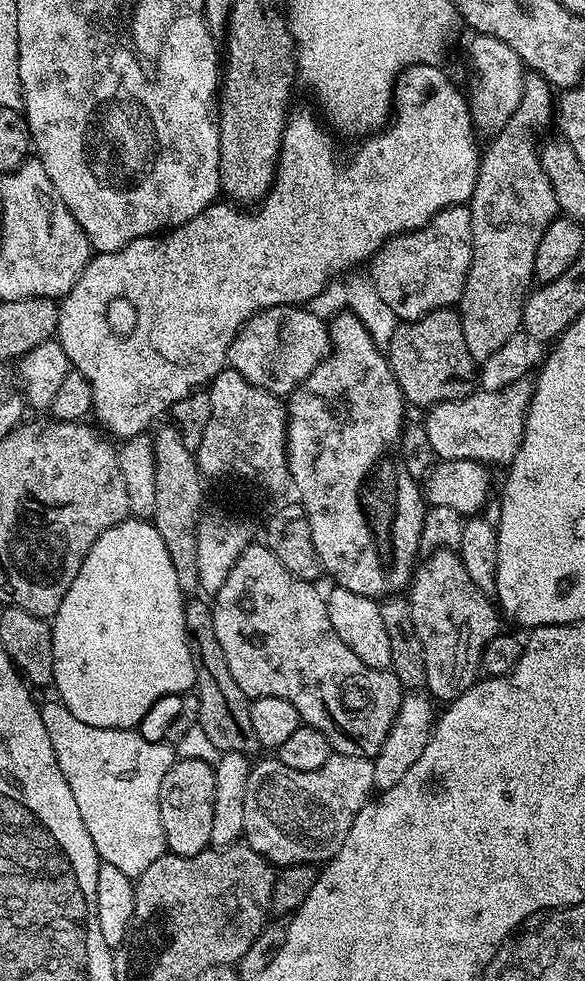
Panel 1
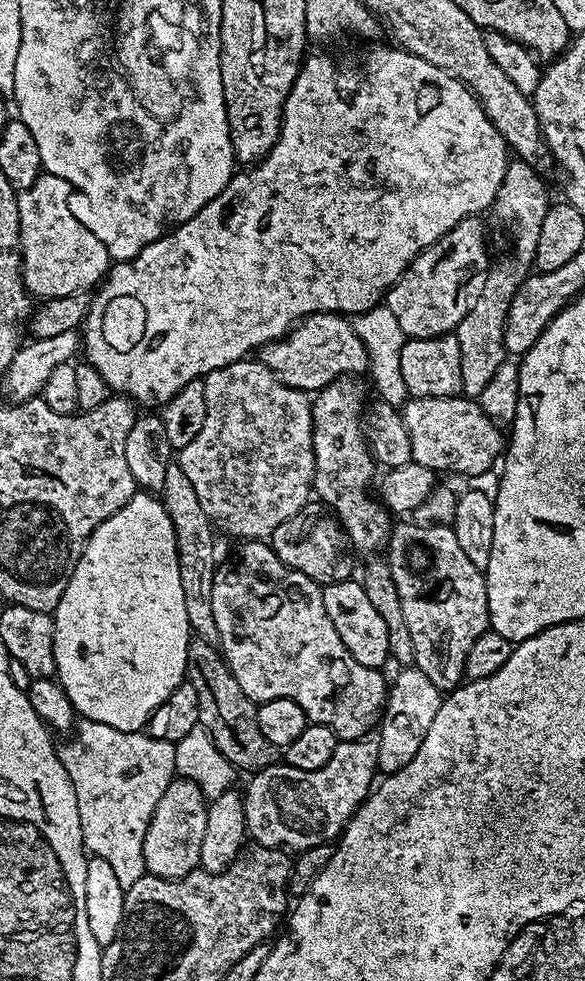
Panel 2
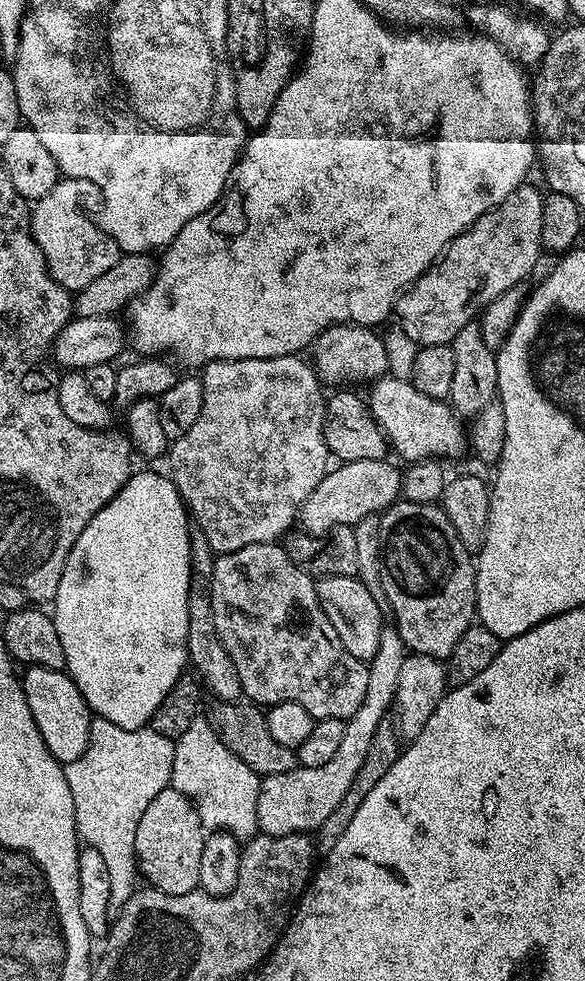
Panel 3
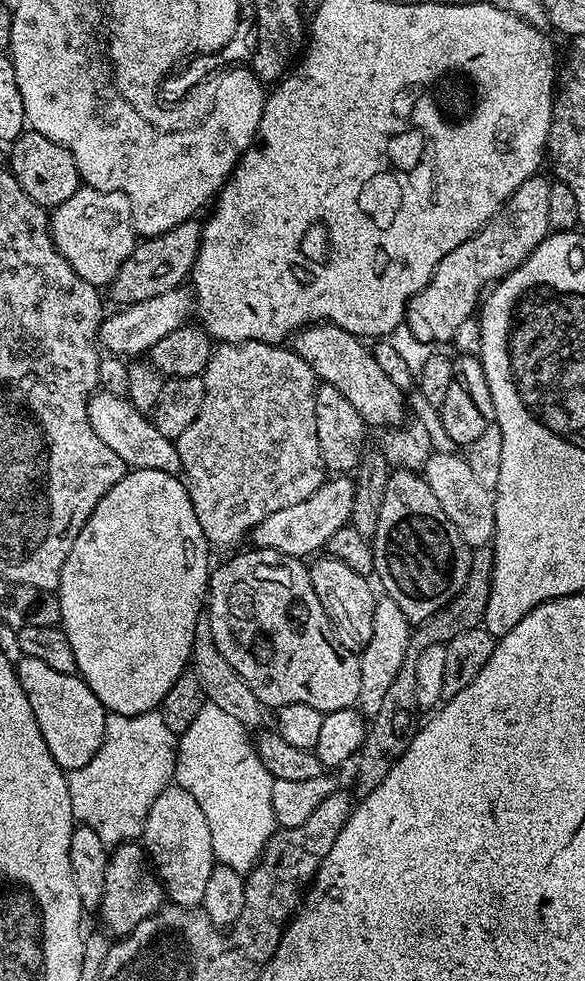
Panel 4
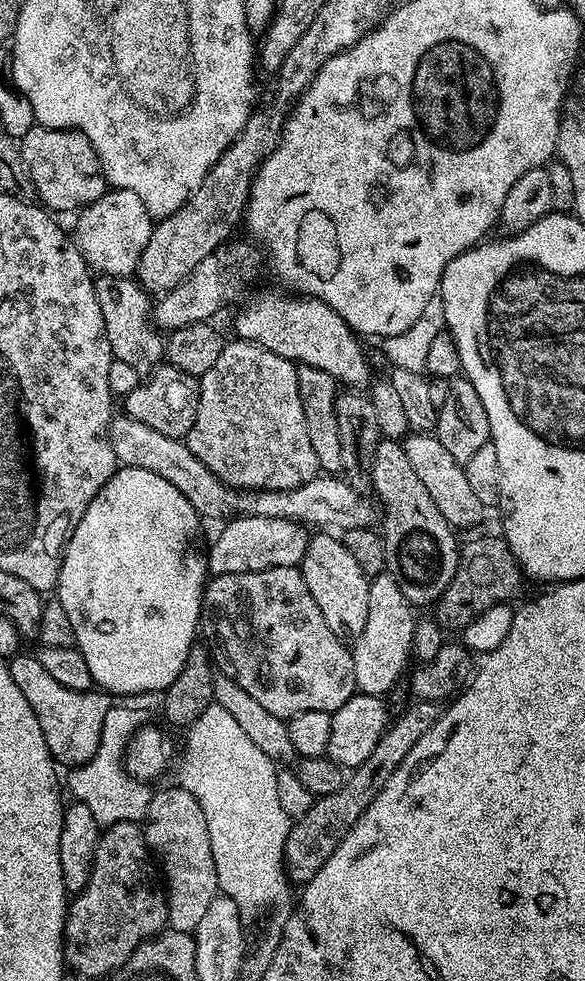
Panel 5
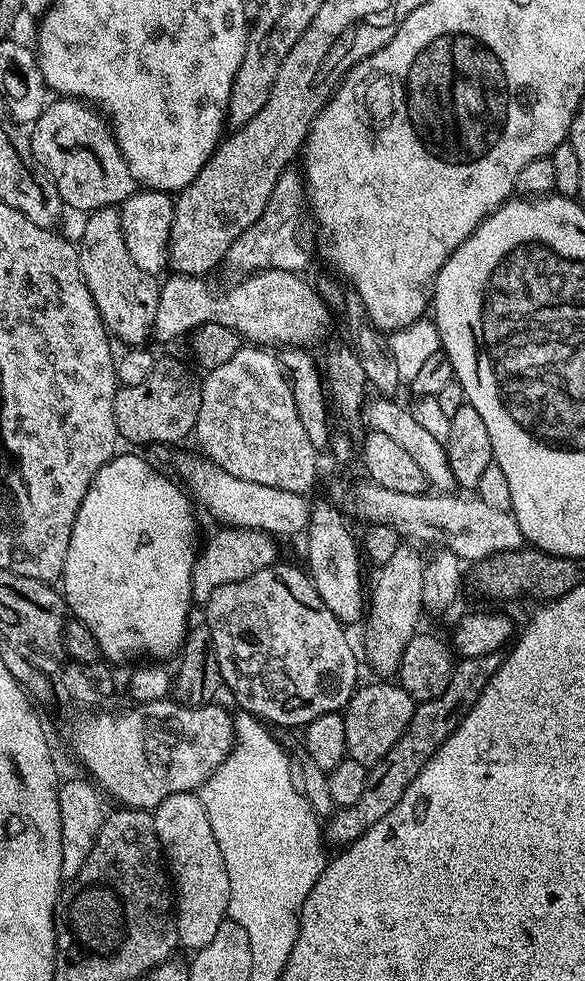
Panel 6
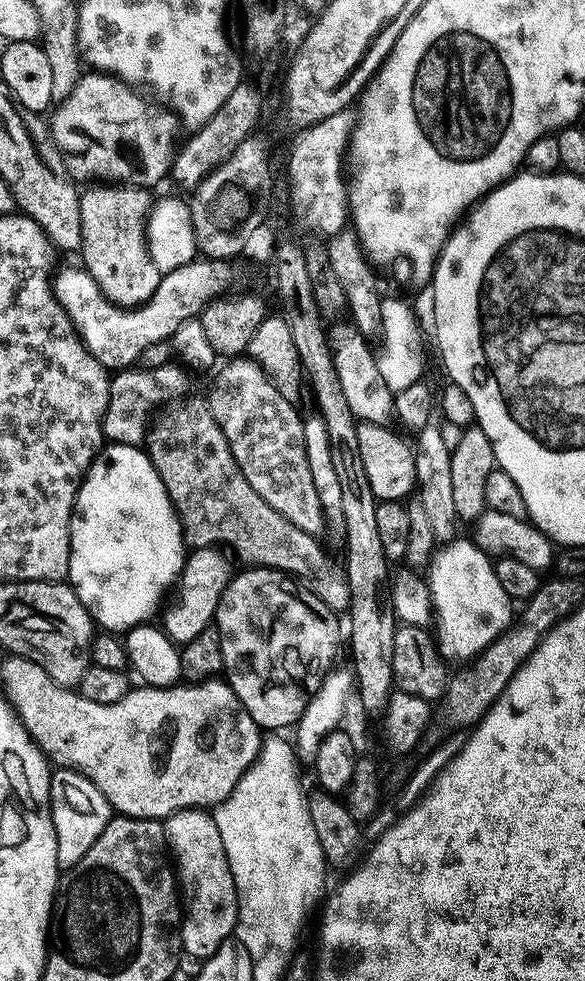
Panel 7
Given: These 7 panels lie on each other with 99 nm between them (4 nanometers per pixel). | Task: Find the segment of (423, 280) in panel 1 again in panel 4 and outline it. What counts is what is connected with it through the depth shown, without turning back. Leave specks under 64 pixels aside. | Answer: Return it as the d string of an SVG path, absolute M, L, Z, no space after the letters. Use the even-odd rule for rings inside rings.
M537 174L526 178L526 182L522 182L522 186L518 186L518 190L514 190L514 194L510 194L507 202L496 211L494 218L490 218L490 222L486 222L486 226L482 226L482 230L478 230L466 242L462 242L462 246L454 246L454 250L450 250L450 254L446 254L446 258L442 258L442 262L438 262L428 285L421 292L409 298L404 319L410 334L414 334L414 338L426 342L429 346L444 344L447 340L448 343L455 341L457 334L467 325L464 323L471 316L473 319L477 315L482 297L488 289L503 276L509 276L519 264L526 262L526 258L530 258L532 251L550 235L548 227L550 222L549 199L549 177Z

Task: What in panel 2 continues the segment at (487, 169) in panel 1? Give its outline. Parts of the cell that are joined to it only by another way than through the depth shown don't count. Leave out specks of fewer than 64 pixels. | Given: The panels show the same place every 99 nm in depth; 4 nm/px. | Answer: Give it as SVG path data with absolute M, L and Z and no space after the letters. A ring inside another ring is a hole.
M513 159L508 165L502 186L498 186L496 201L492 203L491 211L496 212L497 218L504 223L512 245L508 252L491 261L479 296L473 300L472 308L454 333L458 338L458 351L462 353L462 393L469 398L480 397L490 378L494 378L494 370L498 370L506 359L504 327L508 311L522 282L533 271L538 234L542 234L542 218L546 218L550 207L544 180L545 177L537 174L525 160Z

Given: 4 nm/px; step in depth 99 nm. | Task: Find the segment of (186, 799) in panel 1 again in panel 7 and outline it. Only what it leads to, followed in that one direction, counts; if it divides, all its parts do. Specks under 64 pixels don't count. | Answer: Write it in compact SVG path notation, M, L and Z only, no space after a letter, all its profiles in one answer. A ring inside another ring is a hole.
M202 808L178 810L163 821L164 837L168 840L168 851L174 861L174 871L178 877L178 888L182 893L182 919L180 922L181 951L204 961L209 958L222 942L228 940L236 930L238 918L238 894L234 878L230 874L230 862L226 862L226 850L222 846L222 834L218 834L216 817Z

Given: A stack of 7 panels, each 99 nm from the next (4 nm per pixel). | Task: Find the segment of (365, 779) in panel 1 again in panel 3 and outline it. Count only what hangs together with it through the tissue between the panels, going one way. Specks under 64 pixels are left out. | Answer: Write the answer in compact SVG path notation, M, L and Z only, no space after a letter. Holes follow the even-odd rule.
M386 626L382 630L382 638L378 642L378 654L374 654L374 658L367 661L366 664L368 681L366 682L364 701L362 706L358 706L358 710L345 723L342 742L335 752L334 758L330 758L330 762L326 762L326 766L318 766L317 768L298 766L286 774L274 774L261 779L258 790L258 822L260 823L259 831L263 835L285 836L295 832L315 833L322 826L322 822L326 822L326 818L330 818L330 813L338 807L338 802L342 802L342 798L346 798L346 790L350 790L350 782L354 782L358 770L362 770L362 762L366 762L366 750L370 750L370 742L374 739L378 724L393 711L396 691L398 690L398 674L402 670L405 655L406 649L399 632L396 631L395 627Z

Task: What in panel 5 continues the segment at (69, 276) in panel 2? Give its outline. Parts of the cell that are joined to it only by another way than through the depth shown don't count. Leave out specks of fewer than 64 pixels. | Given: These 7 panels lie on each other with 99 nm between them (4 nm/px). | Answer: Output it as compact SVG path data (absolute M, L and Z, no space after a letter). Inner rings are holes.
M112 188L105 191L102 198L98 198L94 203L79 209L76 218L74 239L93 273L106 276L132 276L135 273L138 262L142 258L142 250L146 250L146 244L150 242L154 218L146 210L146 206L142 204L142 198L138 198L138 194L134 194L134 190Z

